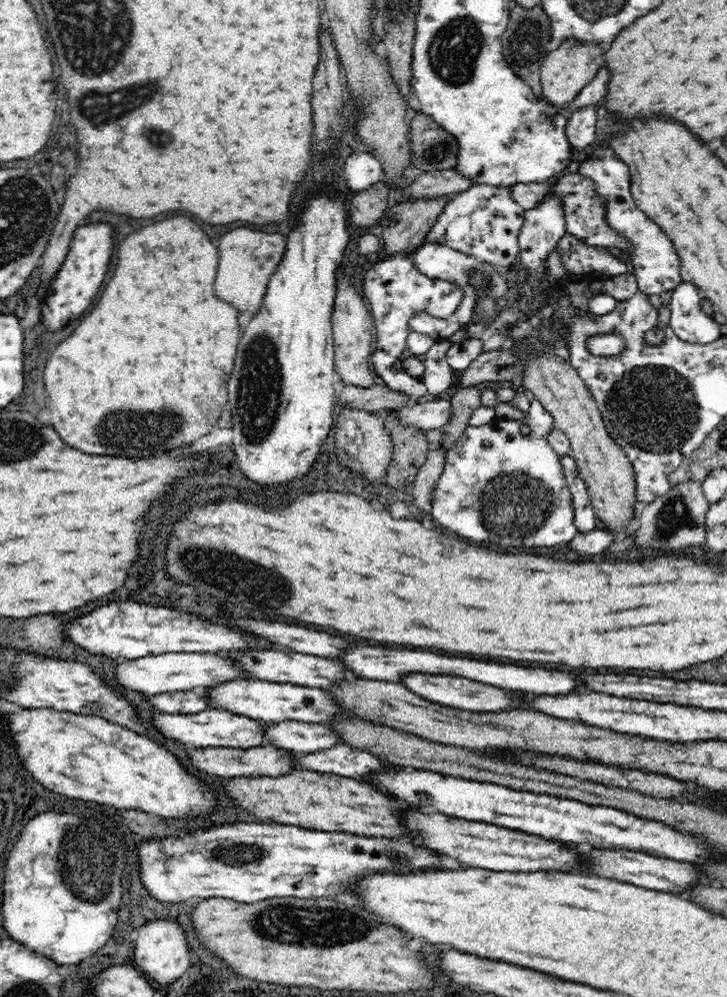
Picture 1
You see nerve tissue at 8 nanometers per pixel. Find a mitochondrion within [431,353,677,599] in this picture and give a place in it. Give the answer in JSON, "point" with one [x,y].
{"point":[514,504]}

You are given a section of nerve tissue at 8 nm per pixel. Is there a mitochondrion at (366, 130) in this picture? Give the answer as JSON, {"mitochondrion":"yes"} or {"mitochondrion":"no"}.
{"mitochondrion":"no"}

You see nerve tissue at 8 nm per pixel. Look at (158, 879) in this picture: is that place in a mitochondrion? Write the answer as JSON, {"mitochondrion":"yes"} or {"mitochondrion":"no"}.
{"mitochondrion":"no"}

